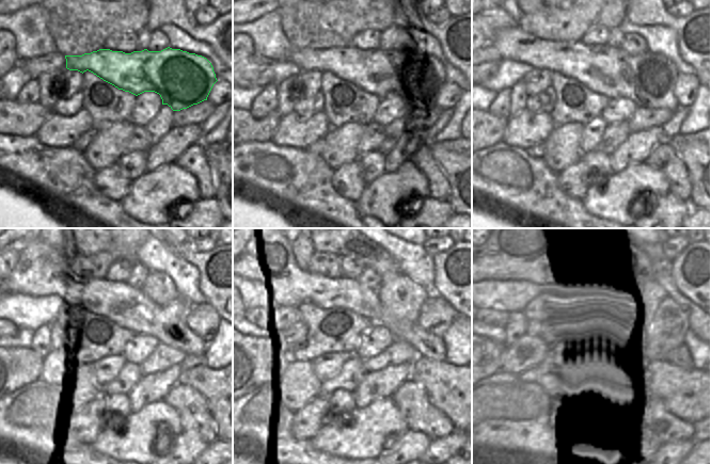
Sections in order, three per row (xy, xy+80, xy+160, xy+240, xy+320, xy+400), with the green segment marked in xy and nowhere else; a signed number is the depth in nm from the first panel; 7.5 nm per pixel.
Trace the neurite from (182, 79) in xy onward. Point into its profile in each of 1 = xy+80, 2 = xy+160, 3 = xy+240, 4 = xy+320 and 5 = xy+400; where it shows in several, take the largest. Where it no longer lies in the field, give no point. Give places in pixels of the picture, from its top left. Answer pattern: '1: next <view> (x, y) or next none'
1: next xy+80 (415, 80)
2: next xy+160 (648, 79)
3: next xy+240 (36, 273)
4: next xy+320 (271, 261)
5: next xy+400 (516, 250)

